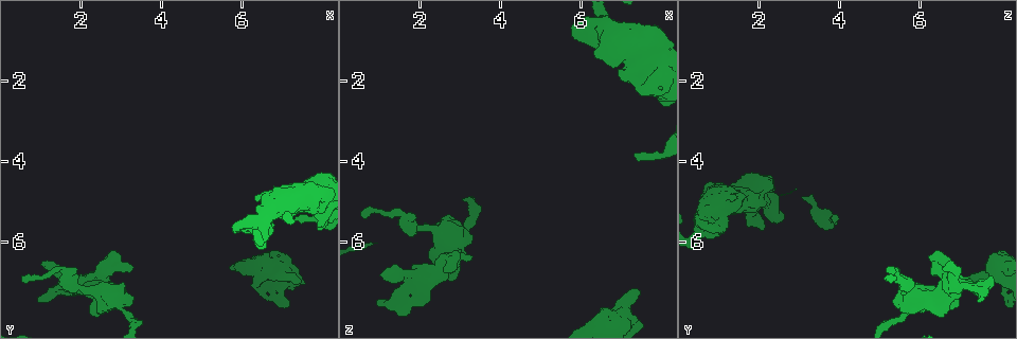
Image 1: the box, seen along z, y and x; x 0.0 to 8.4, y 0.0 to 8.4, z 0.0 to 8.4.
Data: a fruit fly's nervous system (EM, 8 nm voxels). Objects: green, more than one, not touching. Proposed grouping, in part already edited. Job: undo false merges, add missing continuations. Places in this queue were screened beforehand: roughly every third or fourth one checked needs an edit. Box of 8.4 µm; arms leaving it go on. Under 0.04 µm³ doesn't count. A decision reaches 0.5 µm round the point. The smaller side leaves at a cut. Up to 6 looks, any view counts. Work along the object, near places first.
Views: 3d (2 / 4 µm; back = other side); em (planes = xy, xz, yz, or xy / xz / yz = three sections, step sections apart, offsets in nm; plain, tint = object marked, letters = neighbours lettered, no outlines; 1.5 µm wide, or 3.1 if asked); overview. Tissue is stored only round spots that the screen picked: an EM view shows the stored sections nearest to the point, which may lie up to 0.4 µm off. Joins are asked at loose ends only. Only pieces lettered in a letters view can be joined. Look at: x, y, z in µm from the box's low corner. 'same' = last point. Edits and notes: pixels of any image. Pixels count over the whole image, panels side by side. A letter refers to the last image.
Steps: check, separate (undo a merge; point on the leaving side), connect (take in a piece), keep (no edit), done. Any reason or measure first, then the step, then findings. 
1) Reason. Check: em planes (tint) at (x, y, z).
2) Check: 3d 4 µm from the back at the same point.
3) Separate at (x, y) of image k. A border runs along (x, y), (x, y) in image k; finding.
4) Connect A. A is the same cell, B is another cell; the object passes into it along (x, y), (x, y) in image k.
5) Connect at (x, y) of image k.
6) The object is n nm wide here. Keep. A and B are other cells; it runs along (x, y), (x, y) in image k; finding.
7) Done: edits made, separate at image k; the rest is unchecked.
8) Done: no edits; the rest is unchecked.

Check: em xz step 8 (letters) at (0.70, 6.90, 5.40).

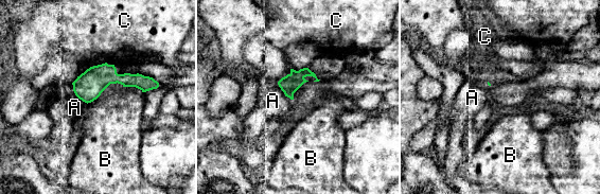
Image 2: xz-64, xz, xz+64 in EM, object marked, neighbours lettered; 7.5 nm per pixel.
The object is 140 nm wide here; the longest contact is with B, 220 nm. Keep. A, B and C are other cells; no lettered piece goes on from it.

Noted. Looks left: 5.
Free end. Check: 3d 2 µm at (0.95, 7.45, 7.50).

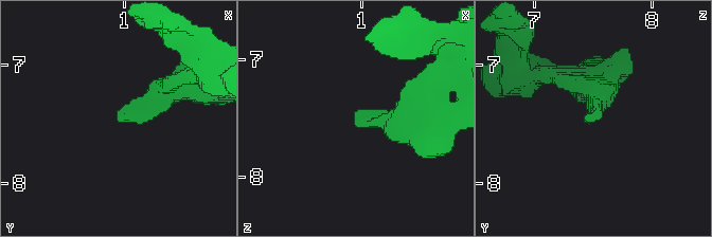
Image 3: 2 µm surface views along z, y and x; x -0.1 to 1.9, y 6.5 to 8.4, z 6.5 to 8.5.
Check: em planes (tint) at (0.94, 7.48, 7.46).

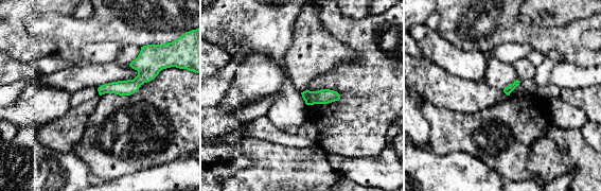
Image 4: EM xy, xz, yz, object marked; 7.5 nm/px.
See the neighbours. Check: em planes (letters) at the same point.

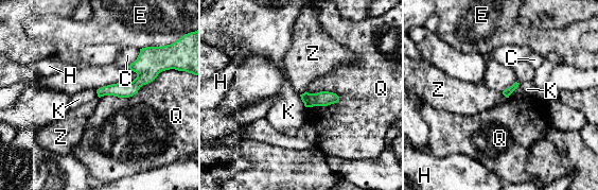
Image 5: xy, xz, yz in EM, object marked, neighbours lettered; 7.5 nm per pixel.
Keep. C, E, H, K, Q and Z are other cells; it runs along (152, 63), (132, 88), (100, 93) in image 5; none of them fits.

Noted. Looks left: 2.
An open end. Check: 3d 2 µm at (7.35, 7.00, 7.15).

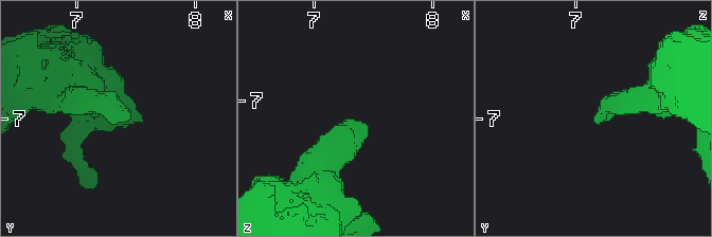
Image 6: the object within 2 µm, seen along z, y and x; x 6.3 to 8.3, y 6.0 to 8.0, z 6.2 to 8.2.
Check: em planes (letters) at (7.36, 7.00, 7.16).

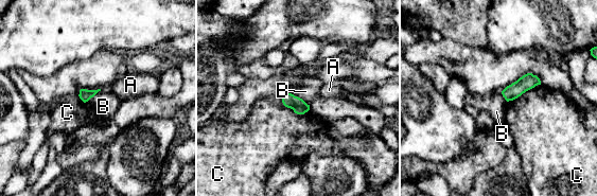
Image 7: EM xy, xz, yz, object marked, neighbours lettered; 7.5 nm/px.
Keep. A, B and C are other cells; no lettered piece goes on from it.

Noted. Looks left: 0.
Done: no edits; the rest is unchecked.

